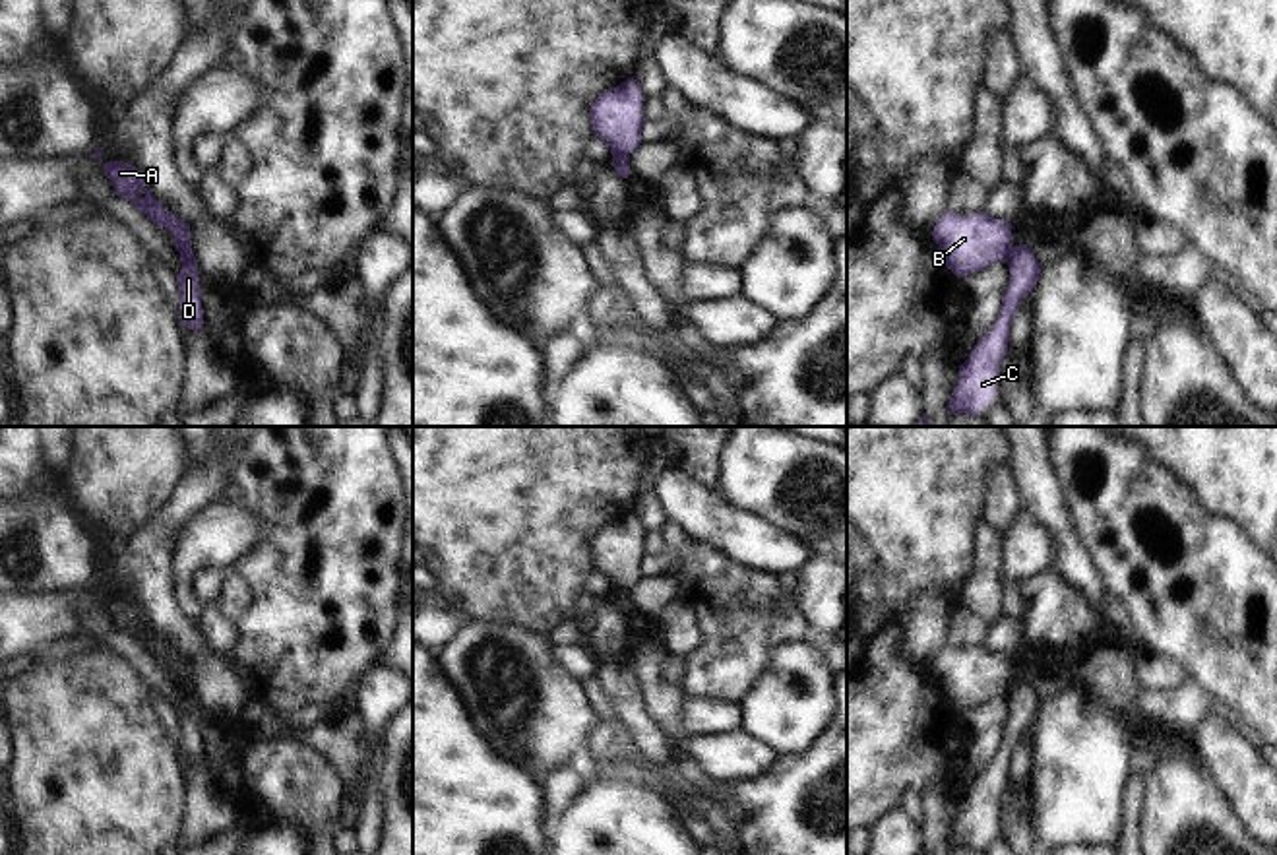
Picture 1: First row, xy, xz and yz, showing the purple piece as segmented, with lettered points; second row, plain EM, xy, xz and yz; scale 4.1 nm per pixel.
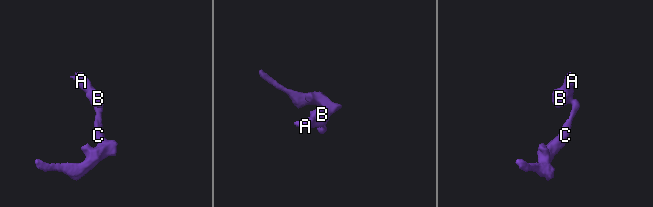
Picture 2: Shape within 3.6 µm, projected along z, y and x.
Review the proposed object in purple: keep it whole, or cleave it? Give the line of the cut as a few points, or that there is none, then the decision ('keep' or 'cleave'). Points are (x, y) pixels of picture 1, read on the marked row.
cut yz (1014, 247), (1006, 260); cleave

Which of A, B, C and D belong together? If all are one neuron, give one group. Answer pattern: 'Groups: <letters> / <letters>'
Groups: A B / C D

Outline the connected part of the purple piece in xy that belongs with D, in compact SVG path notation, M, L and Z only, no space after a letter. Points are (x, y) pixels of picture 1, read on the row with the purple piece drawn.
M192 250L180 254L182 269L176 275L180 306L178 306L178 320L182 326L190 330L200 330L203 326L203 308L200 301L200 285L198 275L200 269L196 266L196 256Z

